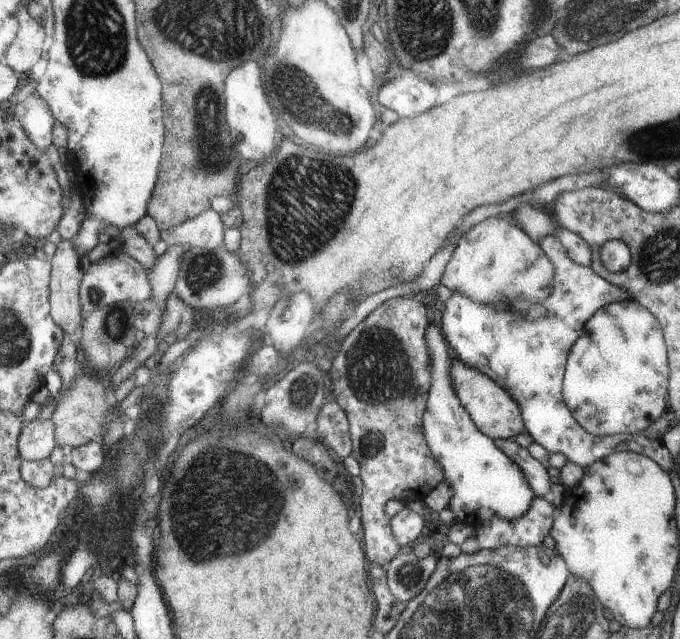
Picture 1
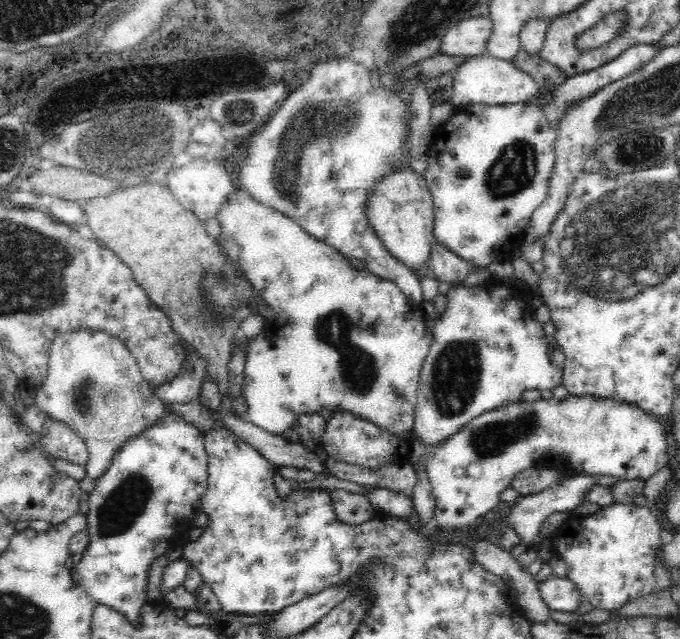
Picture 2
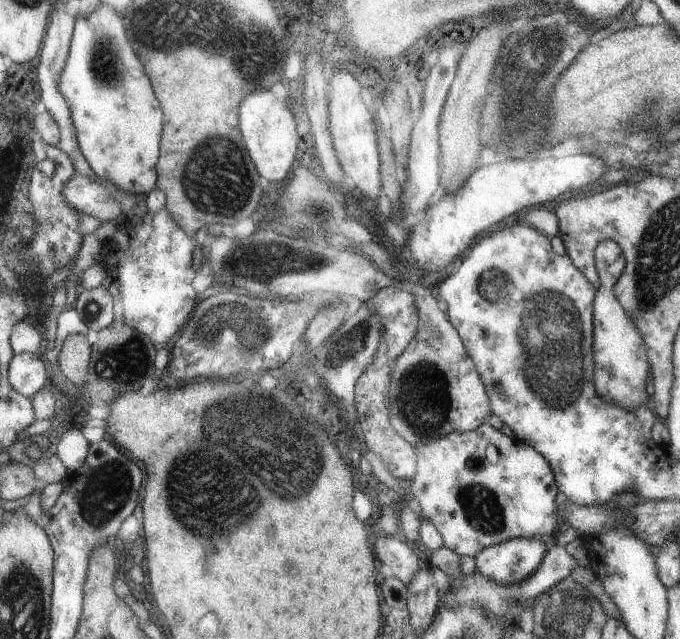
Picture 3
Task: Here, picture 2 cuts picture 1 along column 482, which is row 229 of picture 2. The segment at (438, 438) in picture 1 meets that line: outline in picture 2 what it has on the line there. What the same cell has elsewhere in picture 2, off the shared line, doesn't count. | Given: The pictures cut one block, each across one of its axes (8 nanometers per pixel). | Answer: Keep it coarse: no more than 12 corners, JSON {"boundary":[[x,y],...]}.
{"boundary":[[540,103],[452,106],[424,178],[437,244],[511,260],[548,195]]}

